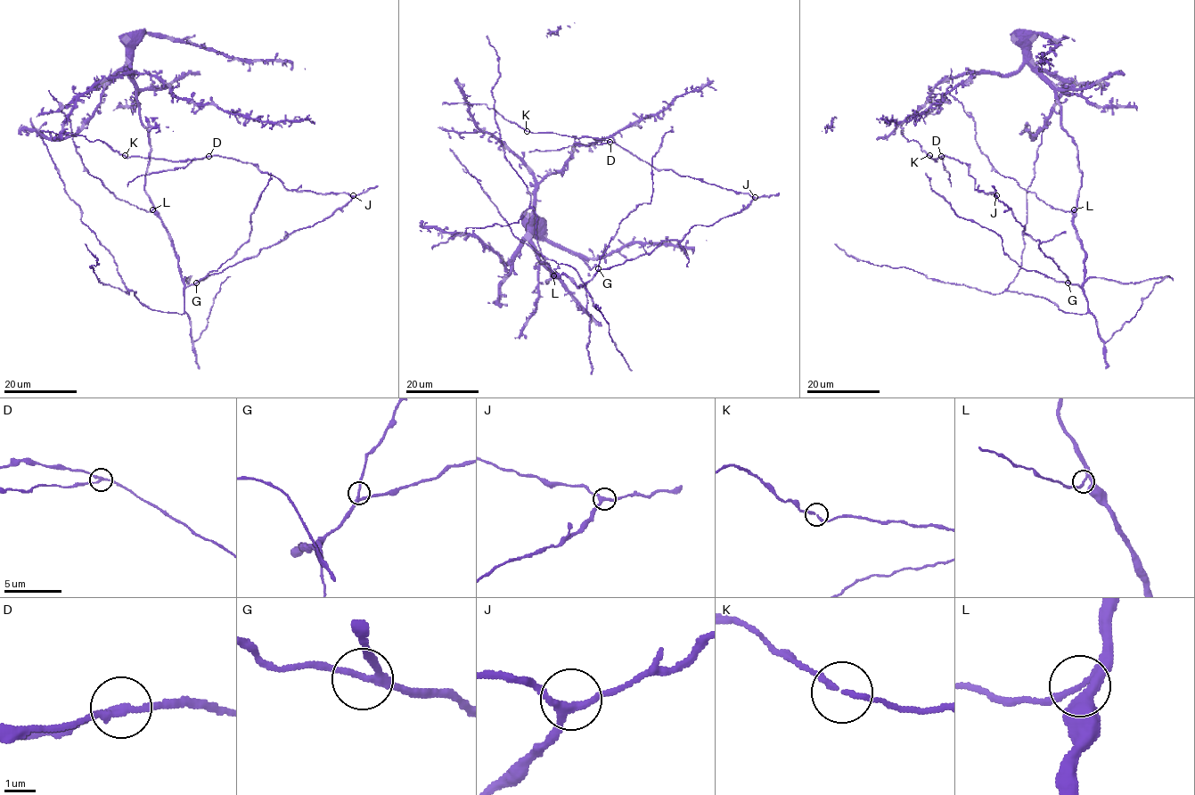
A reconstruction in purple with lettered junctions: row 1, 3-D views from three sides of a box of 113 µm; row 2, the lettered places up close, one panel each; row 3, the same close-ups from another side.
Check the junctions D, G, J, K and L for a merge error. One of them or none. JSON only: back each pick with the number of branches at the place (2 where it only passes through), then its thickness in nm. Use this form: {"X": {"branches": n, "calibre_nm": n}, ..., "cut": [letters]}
{"D": {"branches": 3, "calibre_nm": 170}, "cut": ["D"]}

